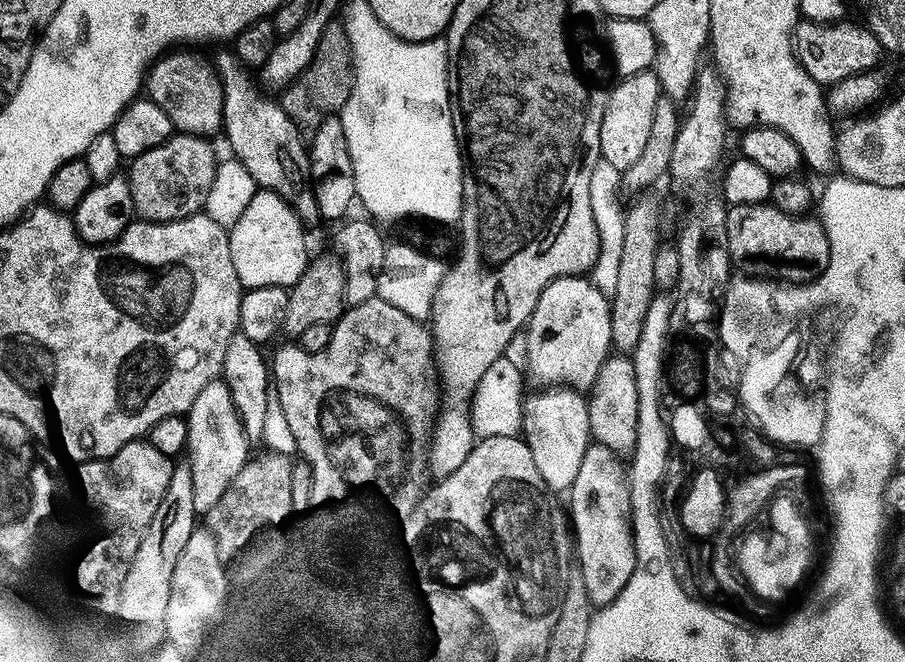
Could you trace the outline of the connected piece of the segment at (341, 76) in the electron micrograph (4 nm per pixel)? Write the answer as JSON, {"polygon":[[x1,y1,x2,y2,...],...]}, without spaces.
{"polygon":[[333,22,326,26,322,38,318,42,318,50,314,50,314,58,310,58,310,66,294,78,288,87,279,93,278,103,294,122,301,133,315,132,327,116,335,116,350,98,352,89,352,51,348,35,343,23]]}

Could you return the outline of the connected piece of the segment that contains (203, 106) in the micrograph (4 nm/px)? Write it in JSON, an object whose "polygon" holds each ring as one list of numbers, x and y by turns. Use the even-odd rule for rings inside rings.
{"polygon":[[184,50,165,53,145,73,144,90,165,111,173,129,181,135,212,138,224,127,224,91,220,85,220,74,211,63,203,62]]}

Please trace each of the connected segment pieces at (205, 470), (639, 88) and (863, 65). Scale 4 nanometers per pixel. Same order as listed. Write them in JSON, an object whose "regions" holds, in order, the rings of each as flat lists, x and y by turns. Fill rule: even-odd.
{"regions":[[[223,379,212,380,206,390,202,390,198,398,194,398,186,419,186,463,190,466,190,479,194,482,194,510,197,514,207,514,211,508,218,506,234,478,238,478,238,474,248,463,250,441,240,421,240,411,234,406,234,398]],[[652,70,625,76,619,83,616,89,613,87,608,93,608,105,600,131,600,154,606,162,623,170,634,166,634,162,642,158,642,150,646,147,646,138,650,138,654,122,654,106,662,93]],[[801,19,794,29,794,47,798,62,821,86,831,86,851,76,871,72,882,56,875,33,863,23,833,22,819,24,816,20]]]}

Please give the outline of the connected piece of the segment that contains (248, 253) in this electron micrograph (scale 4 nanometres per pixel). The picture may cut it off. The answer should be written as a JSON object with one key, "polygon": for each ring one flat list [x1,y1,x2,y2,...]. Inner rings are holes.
{"polygon":[[257,190,254,198,250,198,250,206,242,210,242,218,234,222,228,233,230,242,230,258,234,258,234,270,238,270,238,278,245,289,260,288,262,286,278,286,291,288,306,270,310,259,308,244,304,241,305,225,296,217,294,210,278,194]]}

